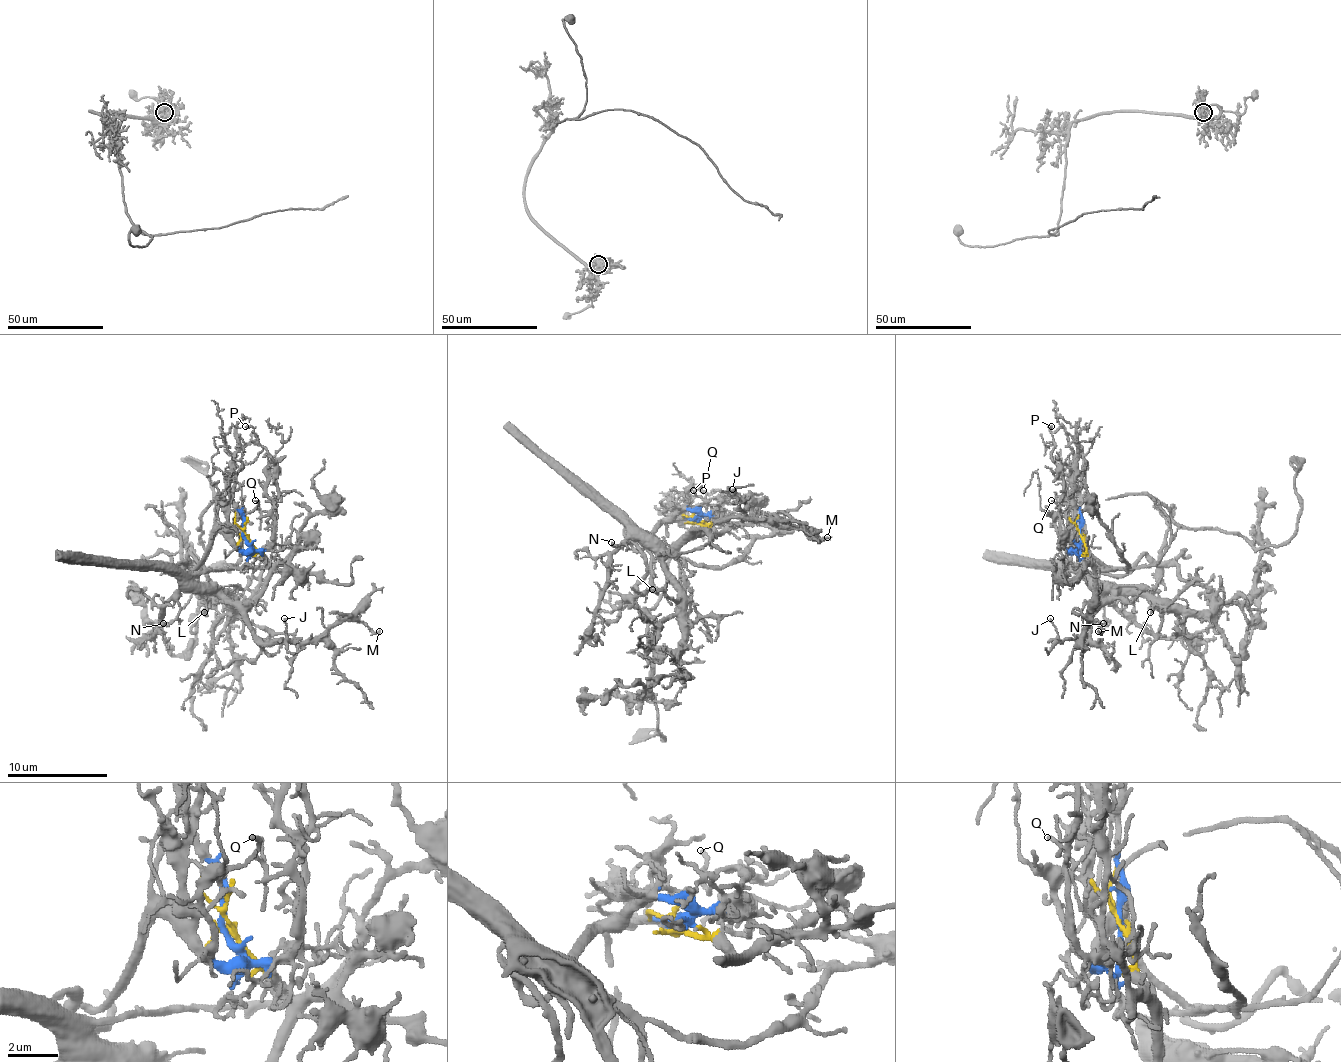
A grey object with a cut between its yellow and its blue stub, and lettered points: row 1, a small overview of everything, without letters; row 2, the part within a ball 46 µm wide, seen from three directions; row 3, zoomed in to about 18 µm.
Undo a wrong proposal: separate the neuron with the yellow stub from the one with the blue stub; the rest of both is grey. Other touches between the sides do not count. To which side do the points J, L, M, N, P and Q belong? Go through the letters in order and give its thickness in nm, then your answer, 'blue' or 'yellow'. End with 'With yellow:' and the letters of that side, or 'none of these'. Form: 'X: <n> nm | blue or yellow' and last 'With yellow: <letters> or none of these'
J: 120 nm | yellow
L: 180 nm | yellow
M: 150 nm | yellow
N: 150 nm | yellow
P: 100 nm | blue
Q: 90 nm | blue
With yellow: J, L, M, N

